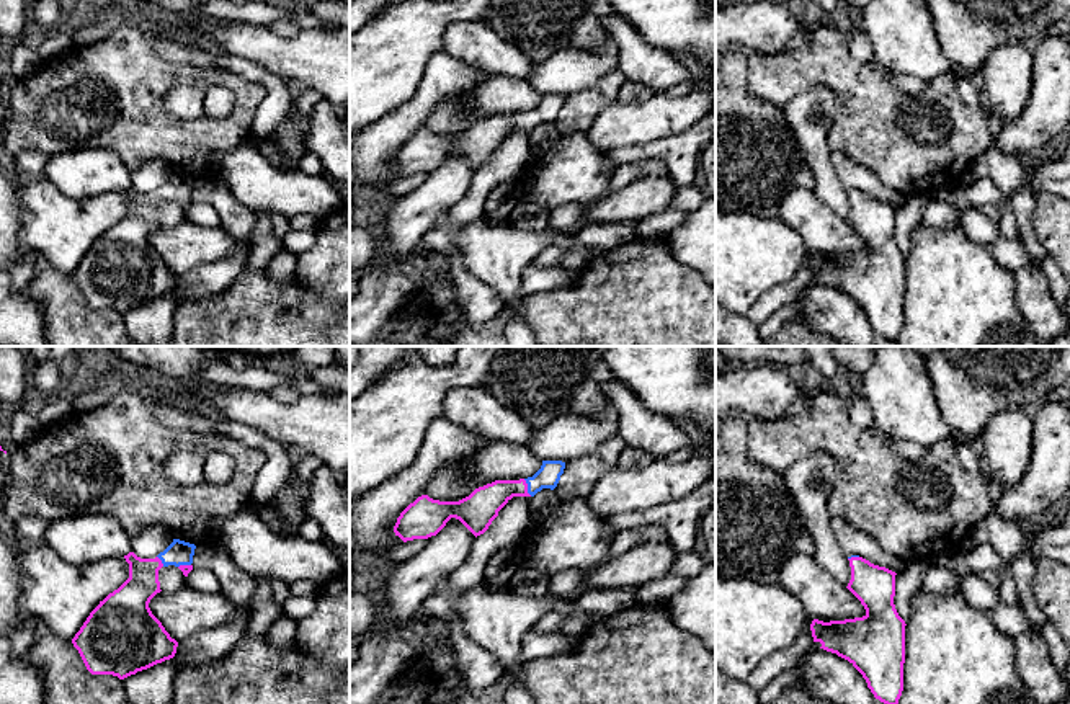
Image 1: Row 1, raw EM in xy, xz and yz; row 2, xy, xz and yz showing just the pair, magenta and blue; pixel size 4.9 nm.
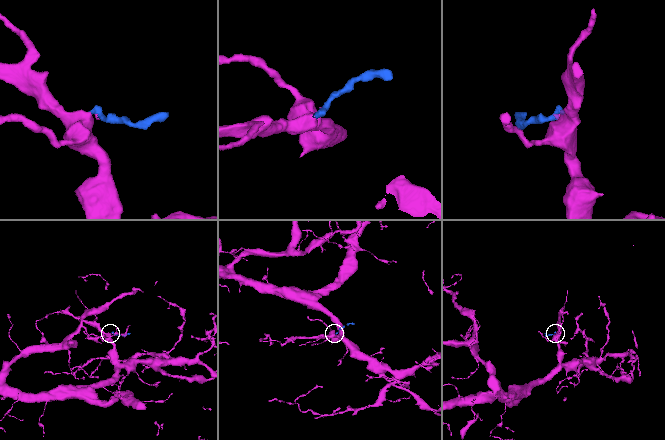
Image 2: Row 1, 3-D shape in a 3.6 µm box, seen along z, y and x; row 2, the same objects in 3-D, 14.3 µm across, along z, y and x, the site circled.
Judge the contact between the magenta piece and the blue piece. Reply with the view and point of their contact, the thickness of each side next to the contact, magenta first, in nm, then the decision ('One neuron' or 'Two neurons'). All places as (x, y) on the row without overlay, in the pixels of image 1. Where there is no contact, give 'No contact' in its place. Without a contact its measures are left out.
Touches magenta at xz (526, 121). Thickness 170 nm (magenta) against 110 nm. One neuron

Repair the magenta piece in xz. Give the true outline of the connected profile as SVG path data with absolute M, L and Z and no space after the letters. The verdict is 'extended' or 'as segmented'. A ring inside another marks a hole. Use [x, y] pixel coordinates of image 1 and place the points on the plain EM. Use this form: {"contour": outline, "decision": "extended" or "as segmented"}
{"contour": "M542 95L533 111L495 114L475 123L459 136L439 136L421 129L400 147L394 167L403 176L428 173L436 170L451 152L456 152L477 172L488 163L498 145L513 131L534 131L542 123L554 124L564 103L565 96L562 95Z", "decision": "extended"}

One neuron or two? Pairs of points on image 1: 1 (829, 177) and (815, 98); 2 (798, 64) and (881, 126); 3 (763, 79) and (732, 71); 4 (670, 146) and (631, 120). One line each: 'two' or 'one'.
1: one
2: one
3: two
4: two

